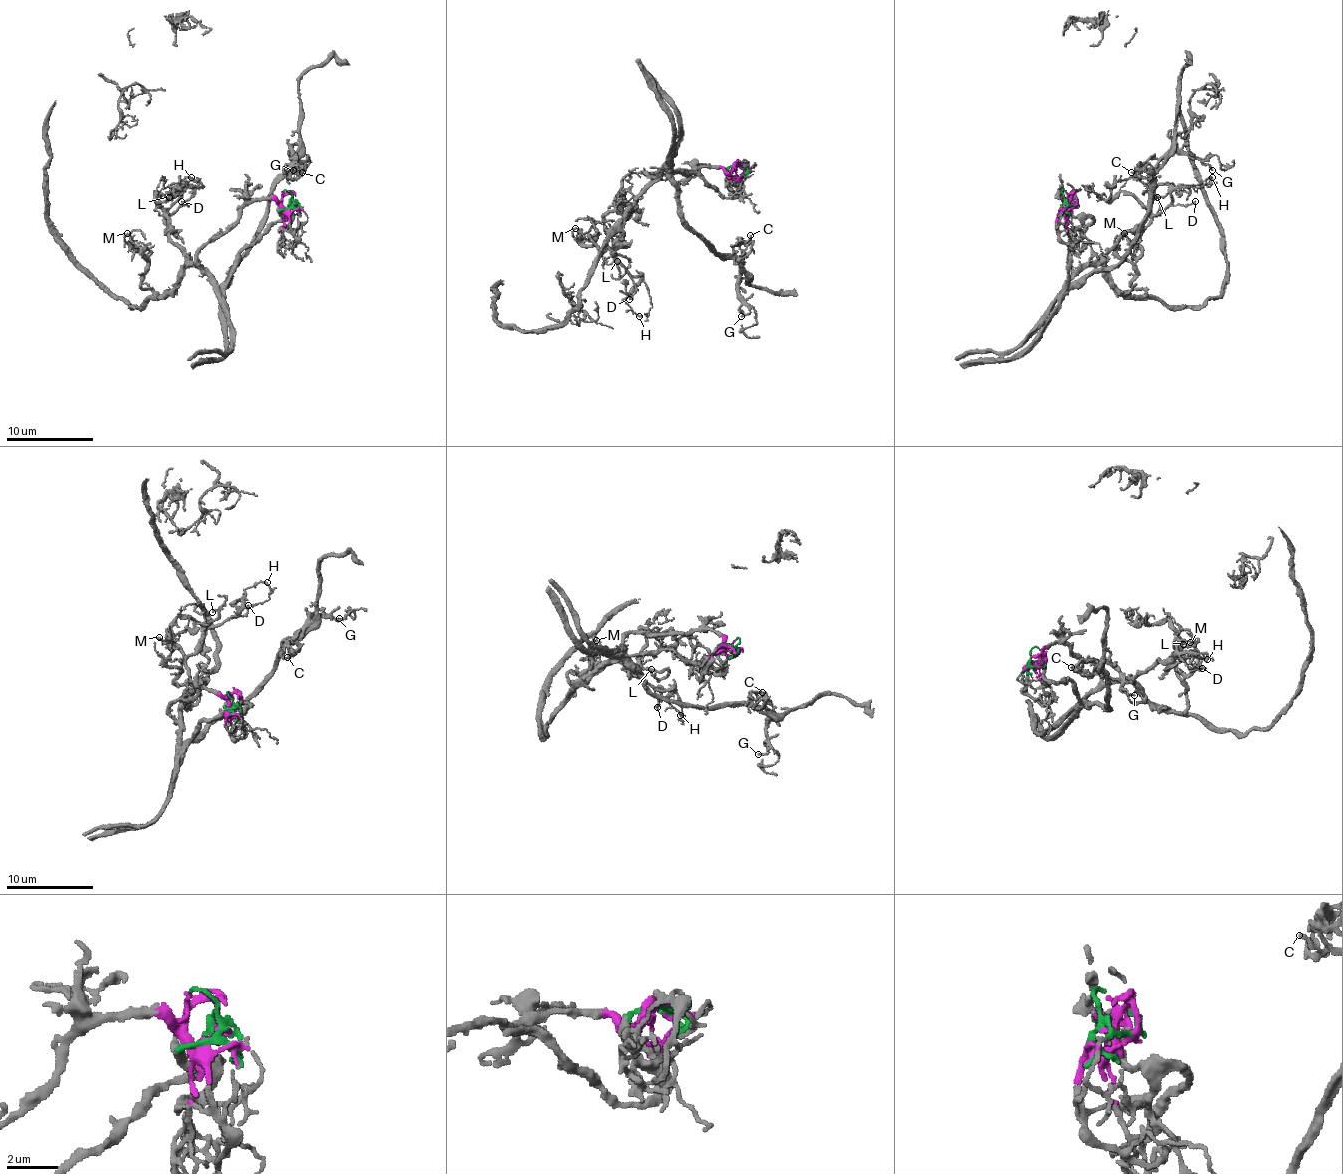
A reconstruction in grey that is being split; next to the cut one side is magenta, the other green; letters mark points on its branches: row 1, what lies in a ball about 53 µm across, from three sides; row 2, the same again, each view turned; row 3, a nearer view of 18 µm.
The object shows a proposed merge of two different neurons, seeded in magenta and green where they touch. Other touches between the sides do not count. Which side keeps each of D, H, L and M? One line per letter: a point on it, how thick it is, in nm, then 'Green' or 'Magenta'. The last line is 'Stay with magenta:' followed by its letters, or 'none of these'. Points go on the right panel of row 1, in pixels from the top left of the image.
D: Place: (1195, 201). Thickness 140 nm. Magenta
H: Place: (1212, 177). Thickness 140 nm. Magenta
L: Place: (1157, 197). Thickness 150 nm. Magenta
M: Place: (1124, 233). Thickness 170 nm. Magenta
Stay with magenta: D, H, L, M

